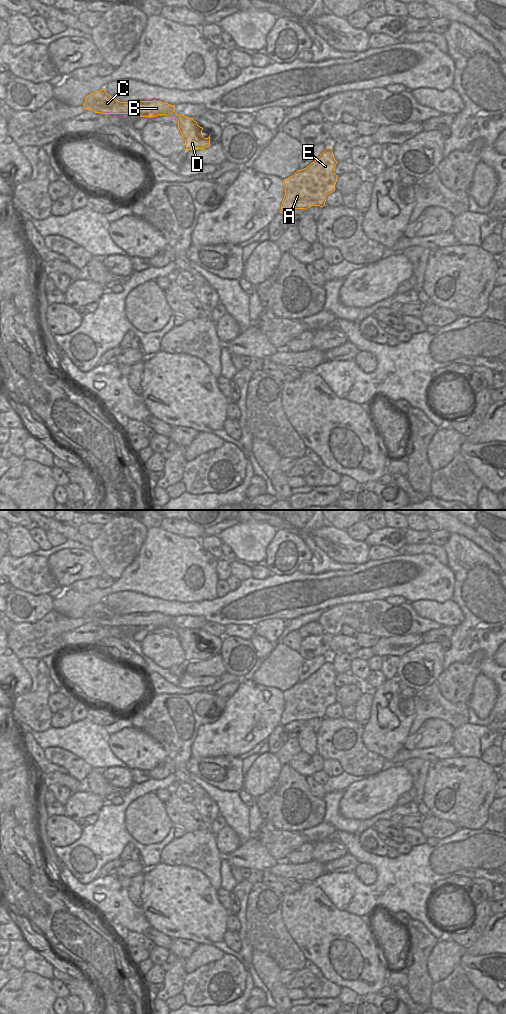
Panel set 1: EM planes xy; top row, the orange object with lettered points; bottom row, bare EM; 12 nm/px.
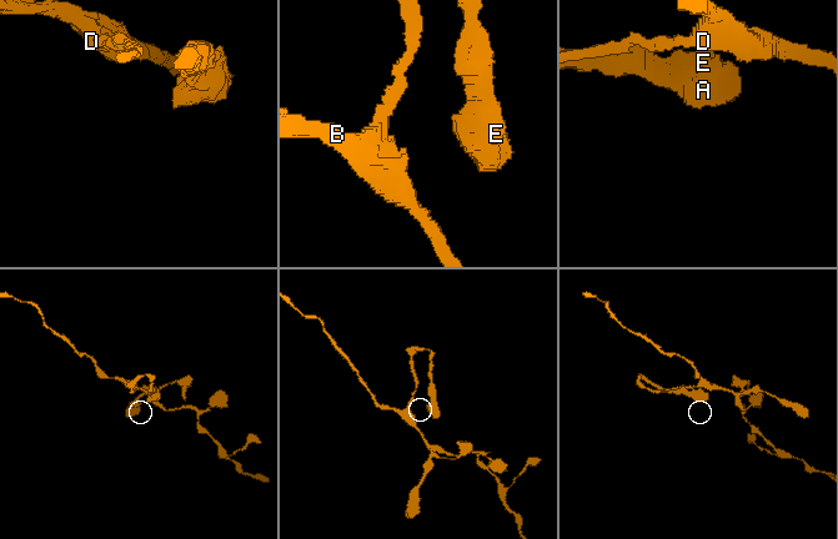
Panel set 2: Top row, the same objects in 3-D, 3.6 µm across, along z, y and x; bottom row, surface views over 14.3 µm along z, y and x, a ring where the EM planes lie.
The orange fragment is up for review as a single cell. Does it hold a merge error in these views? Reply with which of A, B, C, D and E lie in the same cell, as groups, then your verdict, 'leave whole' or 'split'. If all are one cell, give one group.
groups A B C D E; leave whole

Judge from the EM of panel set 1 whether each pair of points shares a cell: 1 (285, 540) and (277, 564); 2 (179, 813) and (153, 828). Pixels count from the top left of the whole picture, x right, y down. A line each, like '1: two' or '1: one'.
1: one
2: two

